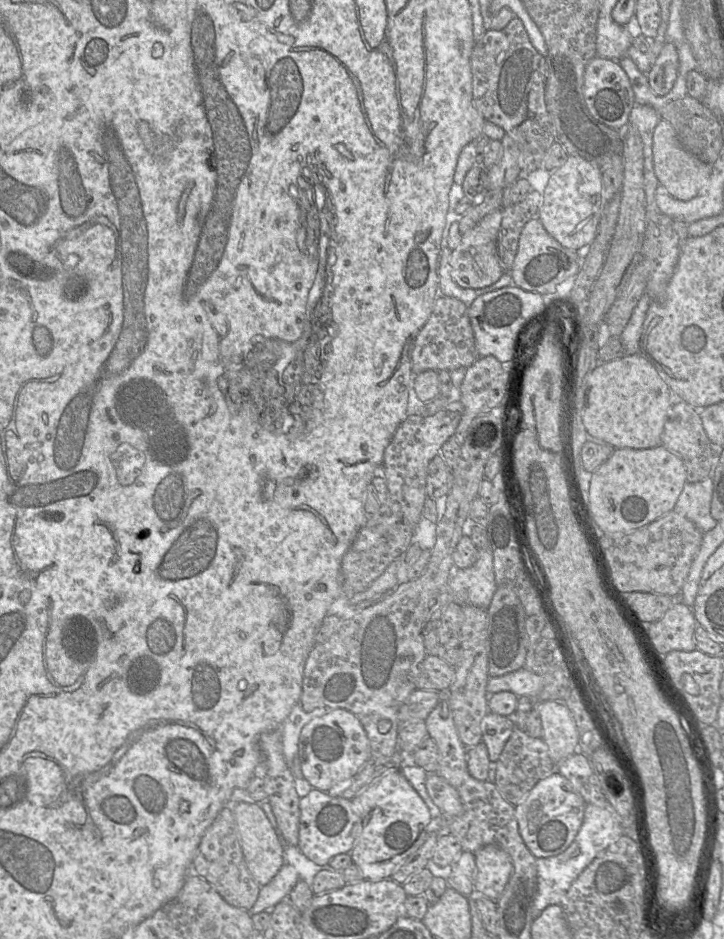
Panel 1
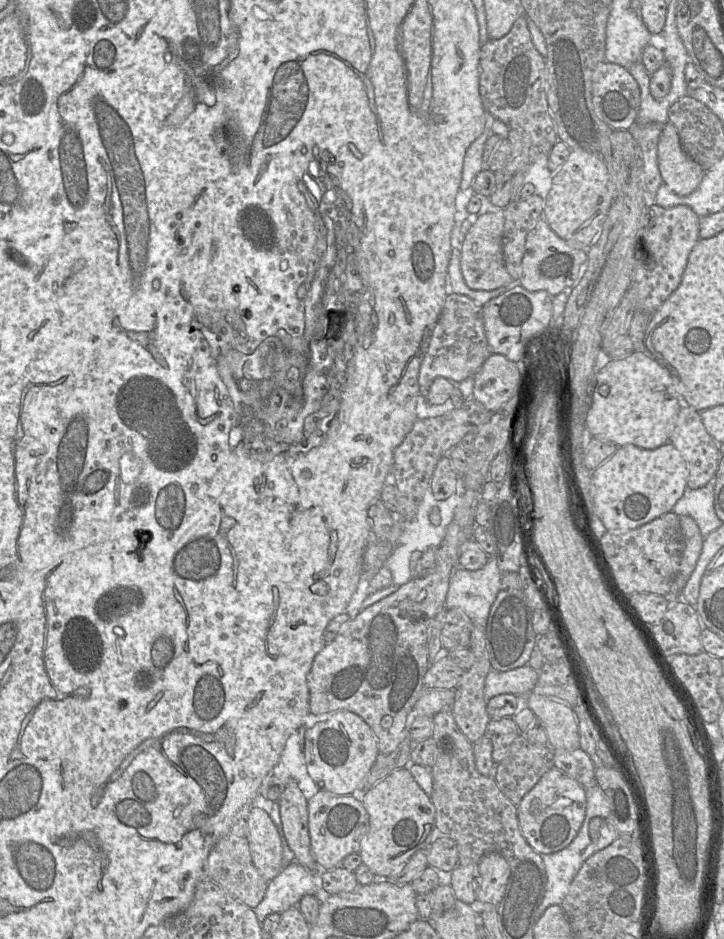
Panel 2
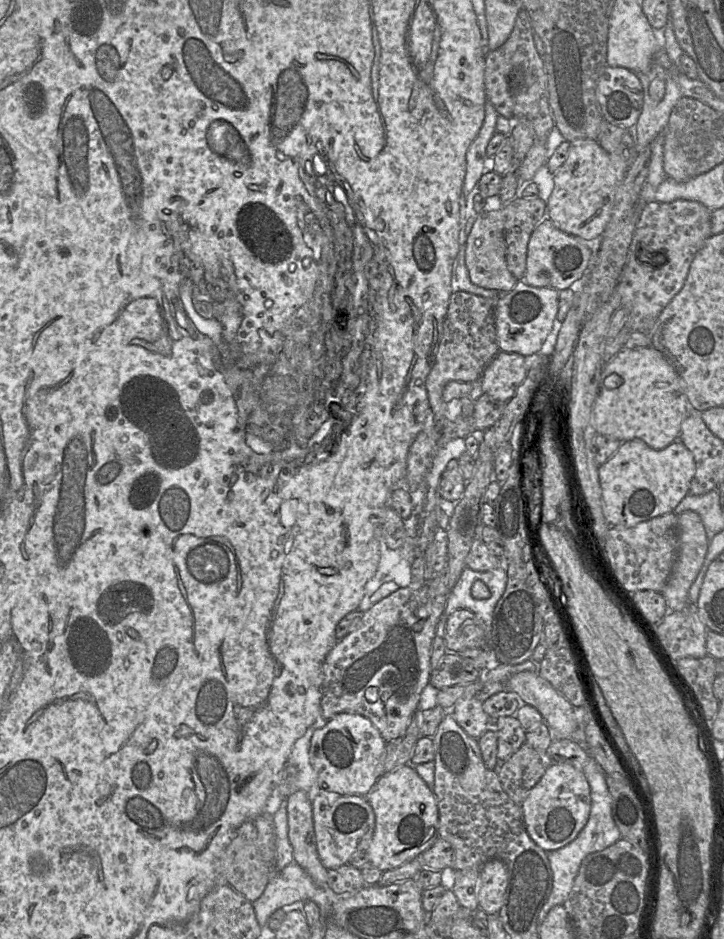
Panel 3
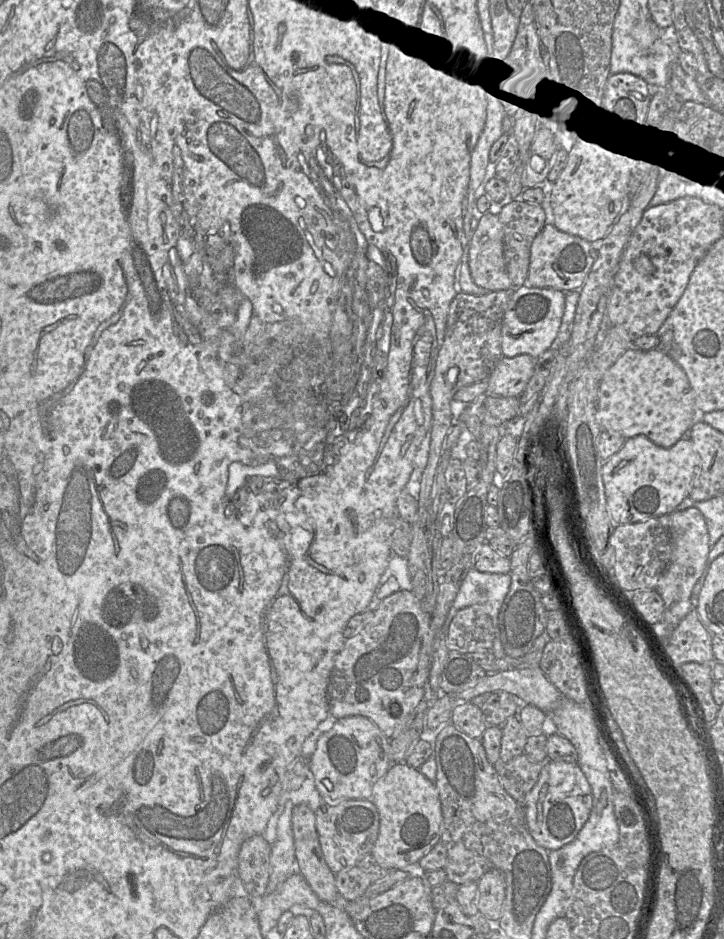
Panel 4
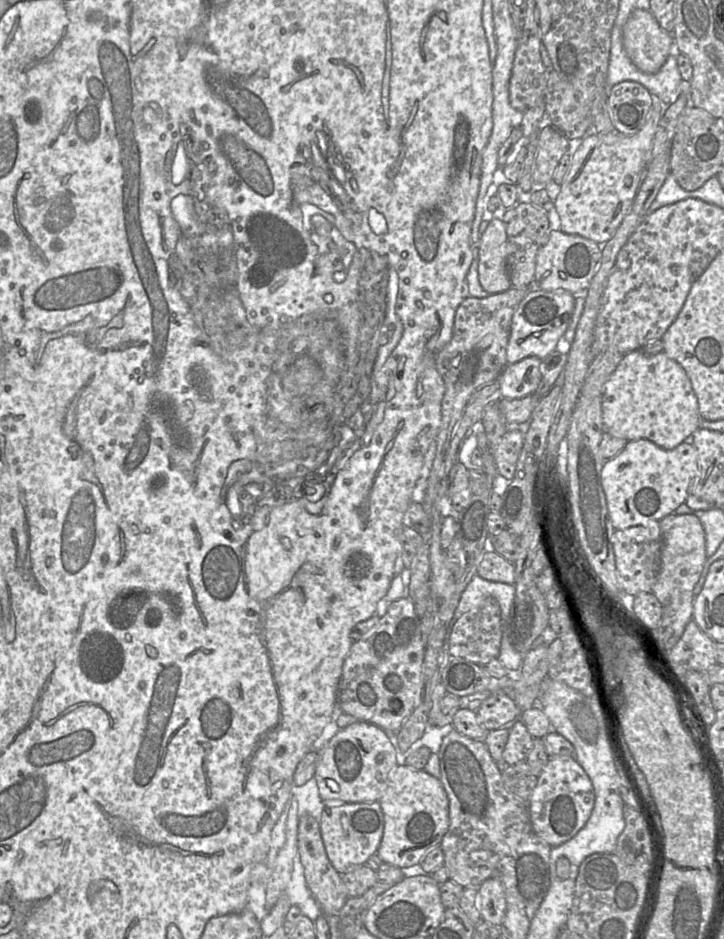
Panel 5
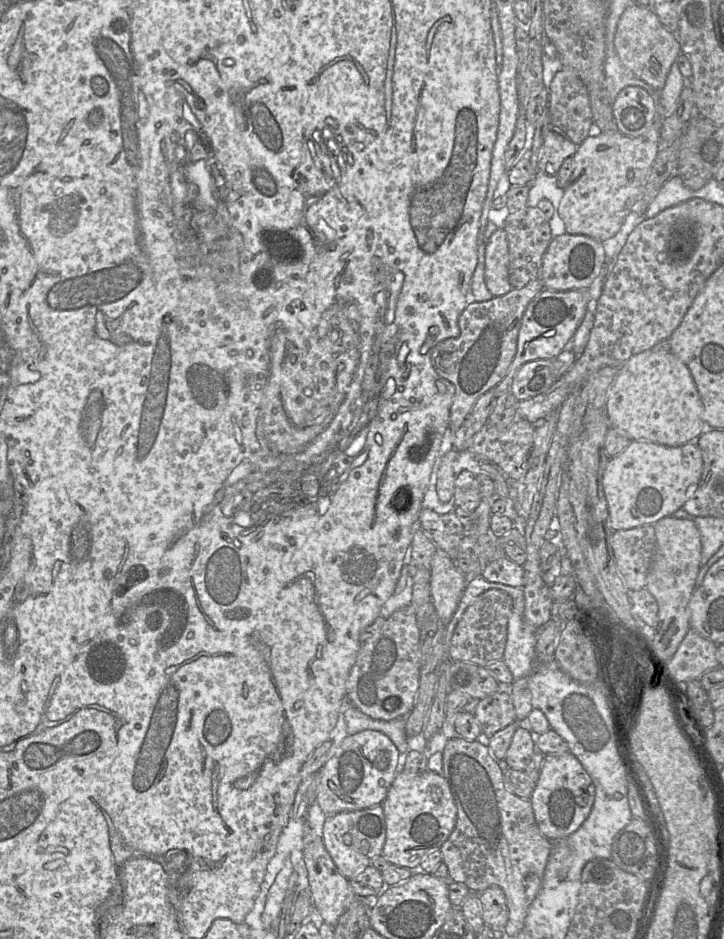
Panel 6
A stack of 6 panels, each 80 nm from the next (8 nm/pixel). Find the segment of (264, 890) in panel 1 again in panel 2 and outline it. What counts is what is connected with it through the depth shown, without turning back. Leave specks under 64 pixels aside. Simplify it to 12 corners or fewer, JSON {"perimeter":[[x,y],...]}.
{"perimeter":[[294,860],[268,882],[253,910],[269,914],[297,906],[305,895],[322,901],[320,873]]}

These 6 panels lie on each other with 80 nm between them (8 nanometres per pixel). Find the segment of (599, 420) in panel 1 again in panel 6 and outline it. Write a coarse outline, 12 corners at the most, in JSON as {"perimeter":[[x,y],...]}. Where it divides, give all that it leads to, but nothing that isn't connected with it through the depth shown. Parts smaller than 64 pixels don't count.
{"perimeter":[[646,350],[618,370],[605,413],[633,440],[696,441],[703,404],[687,365]]}

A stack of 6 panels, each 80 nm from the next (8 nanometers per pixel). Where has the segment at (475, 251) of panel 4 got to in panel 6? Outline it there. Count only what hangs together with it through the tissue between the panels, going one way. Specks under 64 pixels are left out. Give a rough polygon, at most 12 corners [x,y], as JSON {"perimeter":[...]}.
{"perimeter":[[504,229],[485,247],[485,284],[508,293],[509,251]]}

